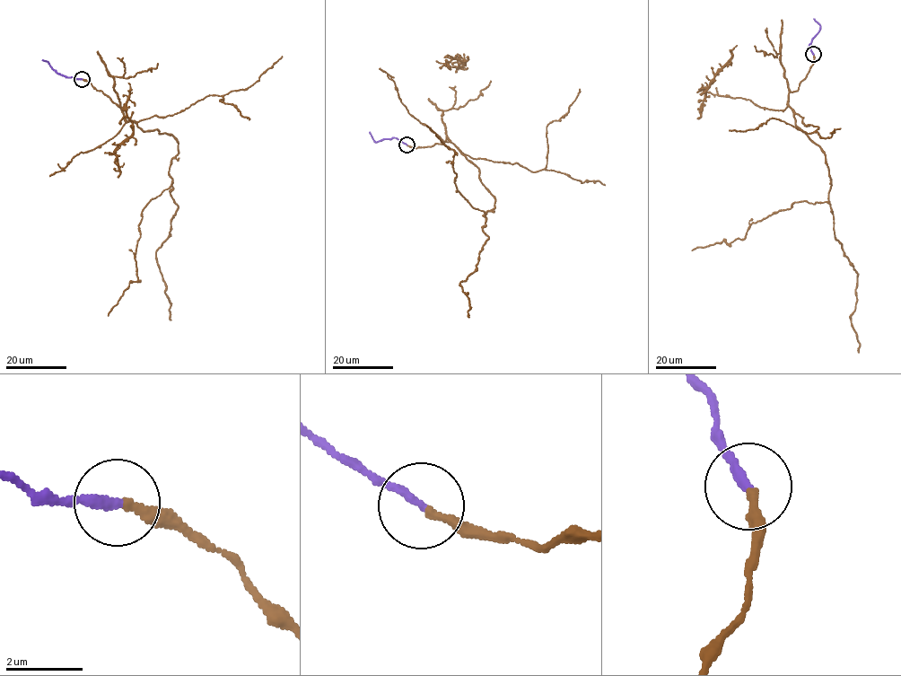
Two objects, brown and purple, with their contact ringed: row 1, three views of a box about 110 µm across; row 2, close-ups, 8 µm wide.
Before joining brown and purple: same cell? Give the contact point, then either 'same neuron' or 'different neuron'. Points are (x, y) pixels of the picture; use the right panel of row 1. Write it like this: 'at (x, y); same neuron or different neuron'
at (813, 54); same neuron

